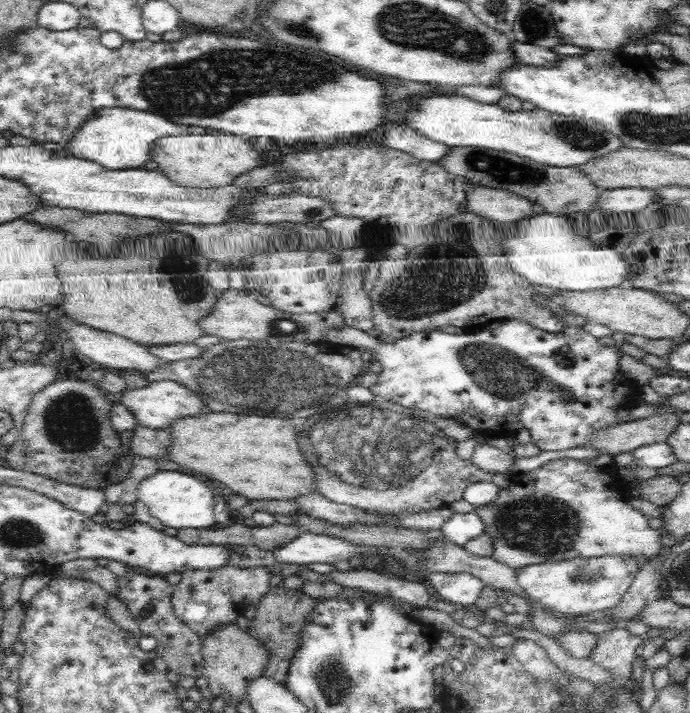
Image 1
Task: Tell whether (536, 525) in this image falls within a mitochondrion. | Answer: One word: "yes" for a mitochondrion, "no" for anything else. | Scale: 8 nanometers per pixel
yes

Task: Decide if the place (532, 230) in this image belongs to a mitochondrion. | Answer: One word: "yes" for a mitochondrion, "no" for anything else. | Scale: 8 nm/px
no

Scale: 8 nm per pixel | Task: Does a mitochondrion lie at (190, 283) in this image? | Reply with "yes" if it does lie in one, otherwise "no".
yes

